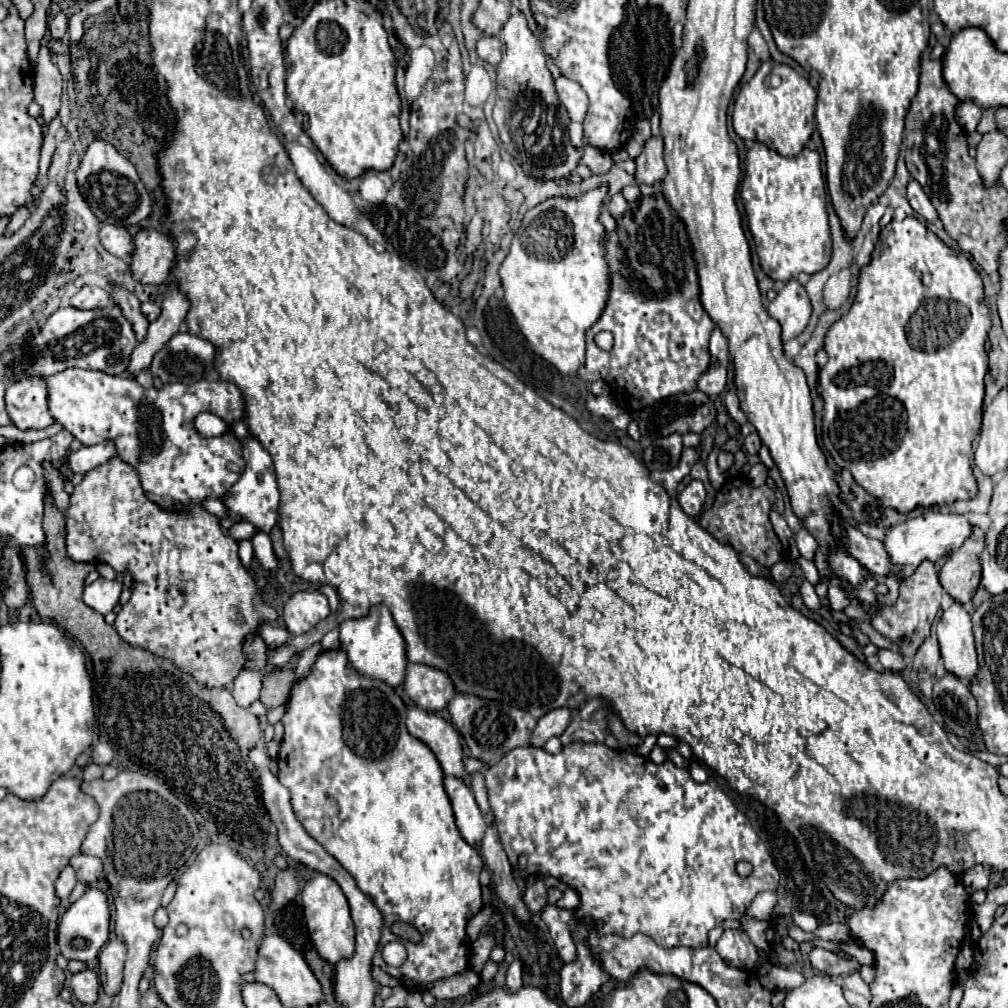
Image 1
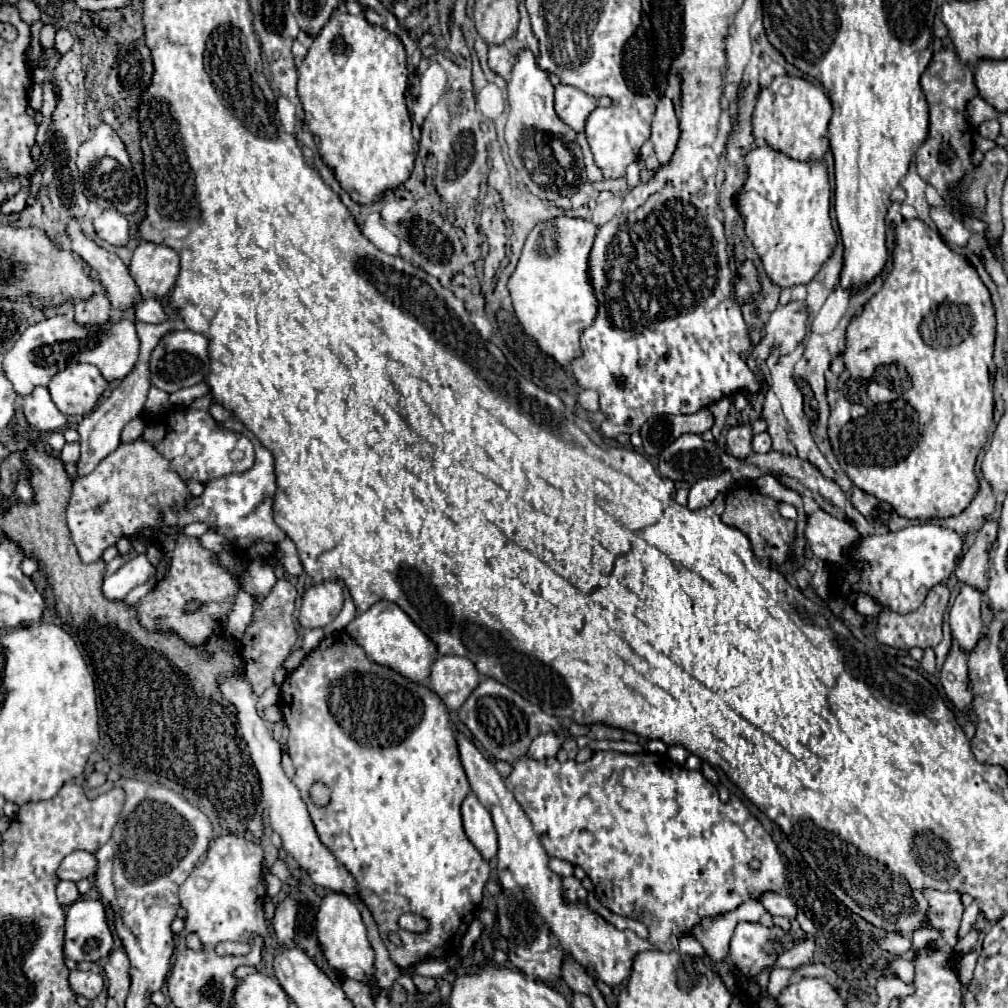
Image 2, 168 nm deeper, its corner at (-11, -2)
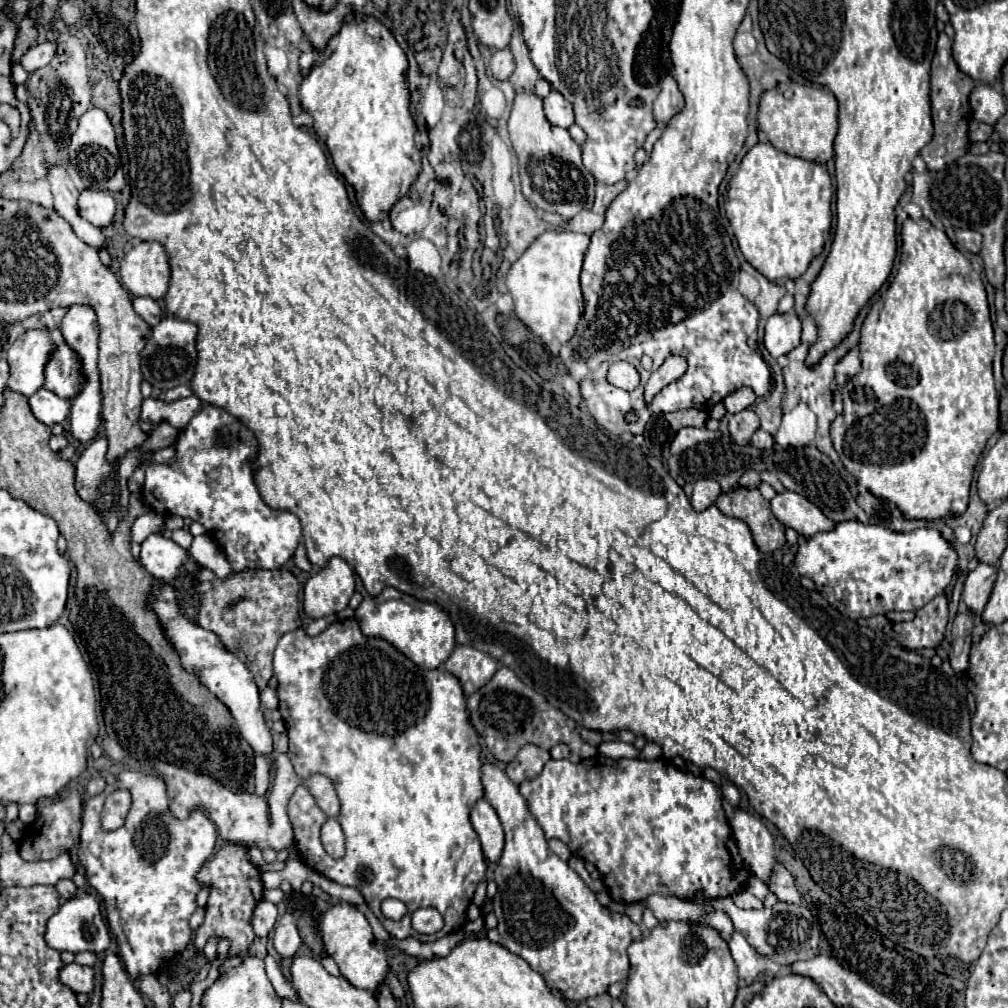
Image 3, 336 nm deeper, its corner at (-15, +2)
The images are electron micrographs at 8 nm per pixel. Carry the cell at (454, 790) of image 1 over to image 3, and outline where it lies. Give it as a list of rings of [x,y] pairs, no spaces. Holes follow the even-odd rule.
[[[480,798],[470,812],[470,820],[476,834],[480,836],[484,856],[490,862],[496,862],[504,848],[504,832],[502,832],[502,824],[498,820],[496,810],[484,798]]]

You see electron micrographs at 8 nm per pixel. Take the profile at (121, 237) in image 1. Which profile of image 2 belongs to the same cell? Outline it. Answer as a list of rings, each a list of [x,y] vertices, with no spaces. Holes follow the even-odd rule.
[[[104,210],[94,220],[94,230],[102,240],[114,246],[124,246],[128,242],[128,222],[116,210]]]

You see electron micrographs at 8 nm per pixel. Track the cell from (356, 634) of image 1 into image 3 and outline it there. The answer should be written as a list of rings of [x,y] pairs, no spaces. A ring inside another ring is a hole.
[[[384,588],[380,596],[366,596],[356,608],[356,620],[364,636],[388,640],[398,652],[404,652],[416,666],[424,670],[438,668],[454,650],[454,626],[448,614],[430,602],[420,602],[396,588]]]

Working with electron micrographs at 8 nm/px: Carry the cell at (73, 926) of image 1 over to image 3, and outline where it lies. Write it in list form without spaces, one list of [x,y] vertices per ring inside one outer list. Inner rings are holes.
[[[84,894],[84,896],[74,896],[70,900],[66,900],[60,910],[48,920],[48,930],[46,930],[46,942],[50,948],[58,950],[58,952],[94,952],[94,954],[102,954],[110,948],[110,932],[108,926],[102,918],[100,912],[100,902],[96,900],[96,896],[92,894]]]

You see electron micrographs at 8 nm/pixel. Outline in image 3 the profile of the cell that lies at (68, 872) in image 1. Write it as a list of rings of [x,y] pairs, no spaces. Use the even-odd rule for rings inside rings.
[[[60,880],[58,884],[56,884],[56,890],[58,890],[58,894],[64,898],[64,900],[68,900],[68,898],[72,898],[72,896],[76,896],[76,886],[74,886],[74,882],[72,880]]]

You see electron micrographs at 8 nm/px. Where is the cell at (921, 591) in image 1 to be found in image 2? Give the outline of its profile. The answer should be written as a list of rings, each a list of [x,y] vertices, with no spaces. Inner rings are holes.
[[[938,584],[928,592],[924,604],[916,612],[896,614],[896,612],[888,610],[886,606],[882,606],[882,612],[880,612],[880,618],[878,618],[878,630],[876,630],[878,642],[892,646],[892,648],[902,648],[902,650],[910,650],[914,646],[934,648],[942,640],[942,616],[946,612],[948,598],[950,598],[948,588],[944,584]]]

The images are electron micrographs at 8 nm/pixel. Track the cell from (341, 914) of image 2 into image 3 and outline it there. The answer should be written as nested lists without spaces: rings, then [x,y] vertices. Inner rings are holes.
[[[340,902],[332,908],[328,908],[322,914],[320,920],[320,930],[322,930],[322,940],[326,954],[334,958],[334,962],[340,968],[340,974],[356,988],[362,990],[376,990],[388,972],[388,962],[386,962],[386,950],[374,940],[372,928],[364,914],[348,902]]]

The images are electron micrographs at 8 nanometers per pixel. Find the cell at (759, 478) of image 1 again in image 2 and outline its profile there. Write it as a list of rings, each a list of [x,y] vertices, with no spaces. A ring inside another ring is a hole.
[[[770,474],[760,476],[758,480],[754,480],[754,484],[756,484],[756,488],[758,488],[760,494],[770,496],[770,498],[774,498],[774,500],[778,500],[778,502],[782,500],[782,502],[794,504],[794,508],[796,508],[800,514],[804,512],[802,496],[800,496],[798,492],[794,492],[794,490],[784,488],[774,476],[770,476]]]

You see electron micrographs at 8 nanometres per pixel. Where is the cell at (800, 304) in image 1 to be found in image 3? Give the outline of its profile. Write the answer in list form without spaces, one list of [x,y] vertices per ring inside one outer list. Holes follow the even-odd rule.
[[[794,312],[790,314],[772,314],[766,322],[766,334],[764,334],[764,346],[770,352],[770,356],[778,358],[782,354],[788,354],[800,344],[800,320]]]

